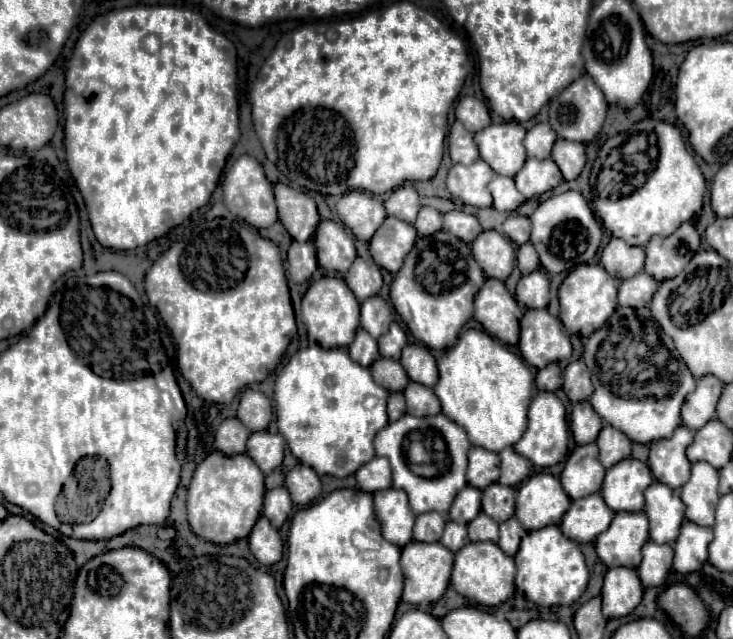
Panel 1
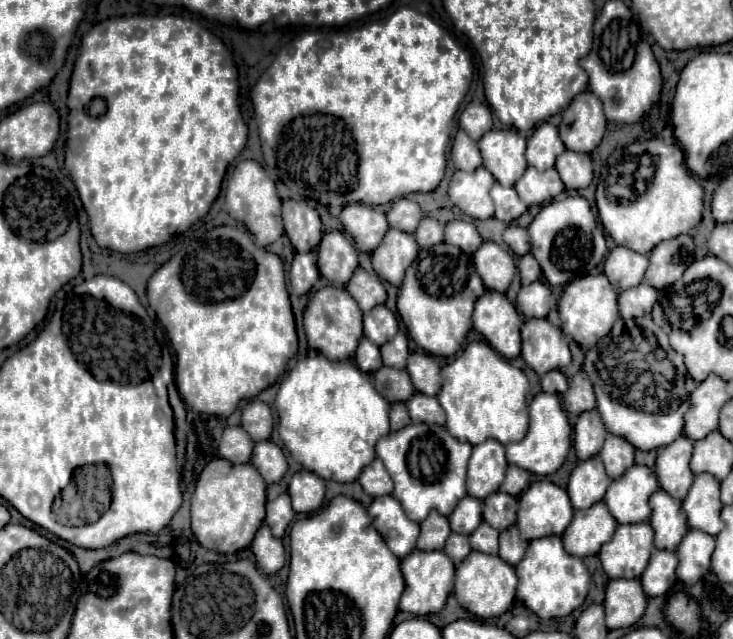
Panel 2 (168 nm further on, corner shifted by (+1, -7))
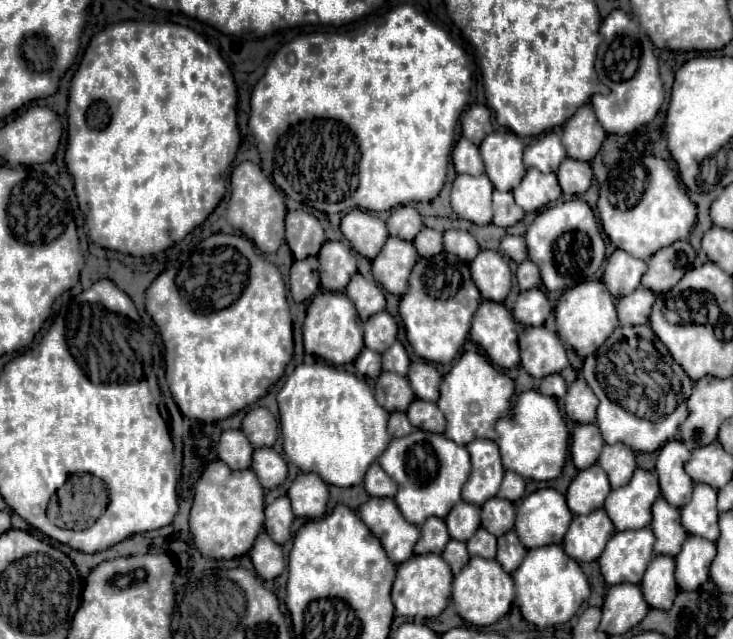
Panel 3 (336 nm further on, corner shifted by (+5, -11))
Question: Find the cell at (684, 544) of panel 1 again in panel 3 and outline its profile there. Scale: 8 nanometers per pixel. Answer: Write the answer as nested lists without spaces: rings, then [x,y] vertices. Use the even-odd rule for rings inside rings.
[[[690,535],[676,555],[676,583],[684,591],[698,589],[708,579],[708,569],[716,557],[716,543]]]

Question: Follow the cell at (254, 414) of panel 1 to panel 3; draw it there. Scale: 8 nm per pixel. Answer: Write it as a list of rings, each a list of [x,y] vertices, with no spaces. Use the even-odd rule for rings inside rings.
[[[254,407],[242,421],[242,431],[254,447],[272,447],[276,441],[276,419],[266,407]]]

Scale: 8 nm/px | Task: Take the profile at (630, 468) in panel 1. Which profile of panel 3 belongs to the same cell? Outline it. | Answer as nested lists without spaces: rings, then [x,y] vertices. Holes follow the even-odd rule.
[[[636,469],[628,485],[610,491],[604,509],[618,531],[648,527],[652,521],[650,507],[658,495],[656,475],[646,469]]]

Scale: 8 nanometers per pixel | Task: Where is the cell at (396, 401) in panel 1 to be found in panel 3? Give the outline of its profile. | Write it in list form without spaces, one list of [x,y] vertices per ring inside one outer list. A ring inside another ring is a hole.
[[[396,411],[396,413],[390,415],[390,421],[388,421],[388,433],[390,433],[392,437],[404,437],[404,435],[408,435],[410,431],[412,431],[412,425],[410,425],[406,413]]]

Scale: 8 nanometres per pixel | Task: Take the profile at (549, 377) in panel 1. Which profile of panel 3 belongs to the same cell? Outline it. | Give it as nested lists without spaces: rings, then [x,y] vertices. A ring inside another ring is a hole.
[[[548,375],[540,383],[540,393],[550,397],[564,397],[566,395],[566,381],[560,375]]]

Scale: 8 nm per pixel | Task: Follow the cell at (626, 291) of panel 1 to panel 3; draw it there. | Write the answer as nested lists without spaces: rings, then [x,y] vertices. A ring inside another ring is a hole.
[[[638,287],[634,293],[630,293],[626,297],[620,297],[616,301],[620,325],[644,325],[644,323],[648,323],[652,303],[654,303],[654,295],[652,295],[652,291],[648,291],[644,287]]]

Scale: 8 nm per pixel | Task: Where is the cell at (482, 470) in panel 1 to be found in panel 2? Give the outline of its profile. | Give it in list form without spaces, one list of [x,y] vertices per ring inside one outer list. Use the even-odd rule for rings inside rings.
[[[488,439],[472,447],[472,457],[468,463],[468,495],[484,499],[498,491],[508,469],[504,455],[504,445],[496,439]]]

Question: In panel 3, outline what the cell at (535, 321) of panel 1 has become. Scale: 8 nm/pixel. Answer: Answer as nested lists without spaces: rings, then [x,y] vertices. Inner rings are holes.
[[[526,327],[520,333],[520,365],[536,379],[568,367],[566,349],[546,327]]]

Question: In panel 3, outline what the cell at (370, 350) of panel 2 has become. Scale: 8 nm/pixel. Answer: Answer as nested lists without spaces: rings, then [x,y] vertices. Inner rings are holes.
[[[368,349],[360,351],[360,355],[356,357],[354,365],[356,365],[358,375],[368,377],[368,379],[376,379],[376,377],[382,373],[382,367],[380,367],[380,353],[376,353],[376,351],[368,351]]]

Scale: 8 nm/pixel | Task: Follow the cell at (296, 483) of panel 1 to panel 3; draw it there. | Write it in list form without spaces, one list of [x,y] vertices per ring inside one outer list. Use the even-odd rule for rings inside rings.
[[[300,473],[288,489],[288,499],[296,517],[322,517],[328,503],[328,485],[316,473]]]

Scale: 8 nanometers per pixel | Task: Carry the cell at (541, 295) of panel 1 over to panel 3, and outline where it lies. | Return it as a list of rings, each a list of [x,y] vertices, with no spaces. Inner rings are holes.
[[[540,289],[522,291],[514,303],[514,319],[522,325],[544,325],[552,307]]]

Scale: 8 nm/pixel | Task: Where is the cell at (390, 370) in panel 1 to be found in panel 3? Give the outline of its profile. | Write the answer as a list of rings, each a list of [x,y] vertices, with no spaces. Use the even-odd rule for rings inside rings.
[[[382,371],[380,377],[376,379],[376,389],[374,389],[376,401],[386,409],[386,411],[406,411],[406,407],[414,401],[414,391],[408,383],[406,377]]]

